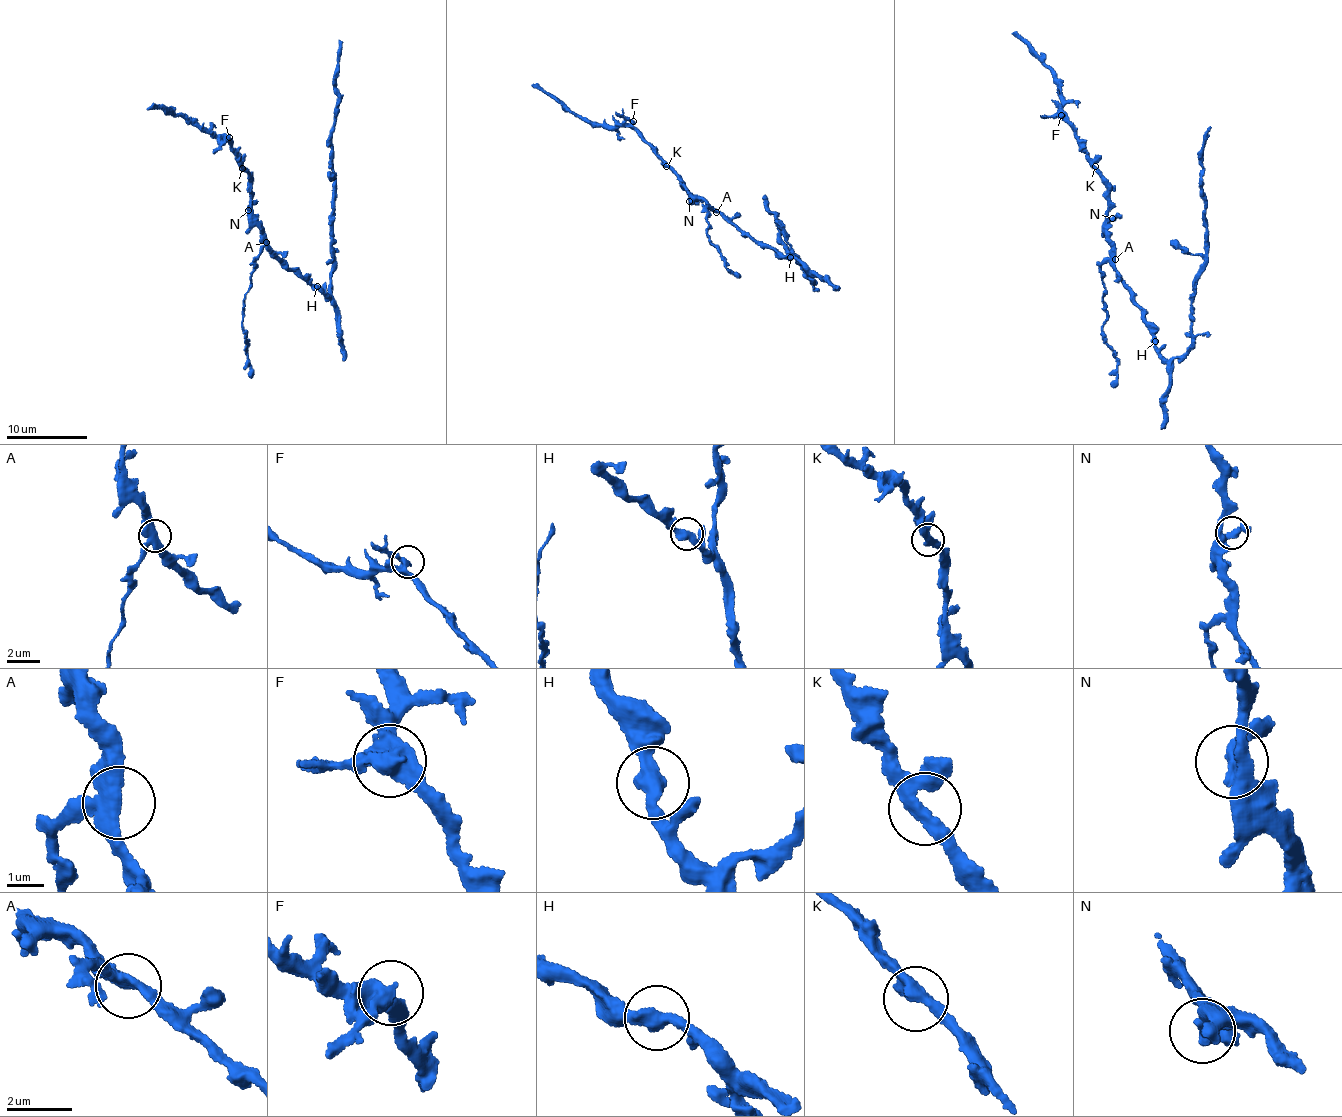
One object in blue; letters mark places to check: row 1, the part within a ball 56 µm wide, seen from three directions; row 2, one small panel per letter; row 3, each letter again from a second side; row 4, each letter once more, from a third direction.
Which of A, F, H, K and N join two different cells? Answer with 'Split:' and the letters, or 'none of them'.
Split: none of them

